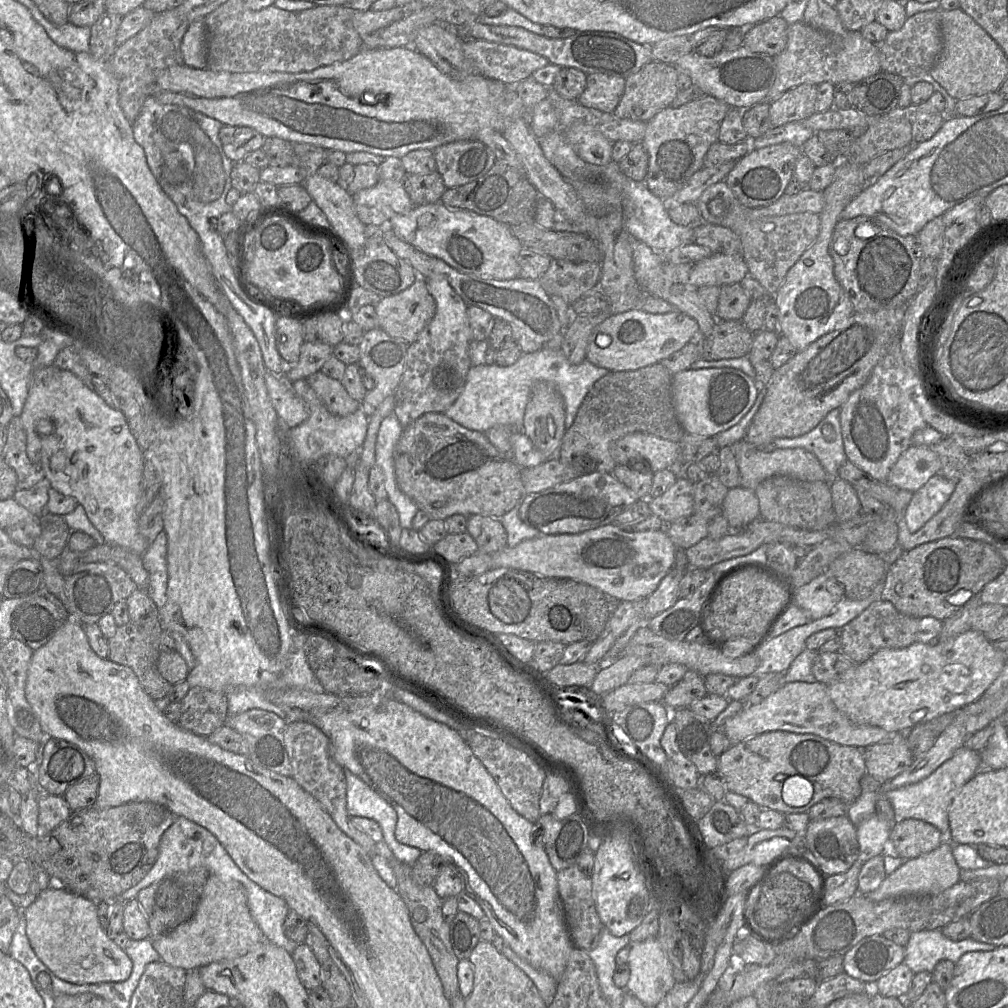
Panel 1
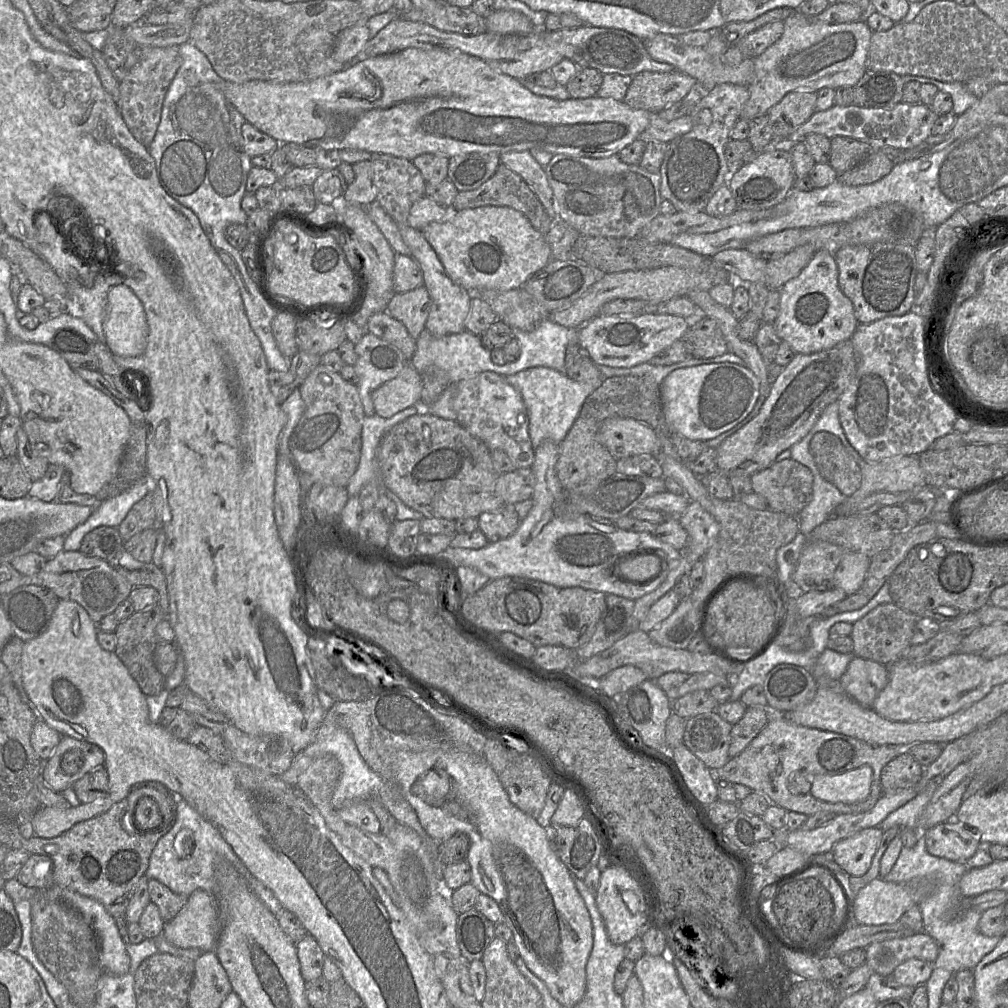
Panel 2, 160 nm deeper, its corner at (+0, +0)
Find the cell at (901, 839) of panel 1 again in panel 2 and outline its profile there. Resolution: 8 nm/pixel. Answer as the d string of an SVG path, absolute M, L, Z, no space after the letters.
M957 821L939 823L922 832L927 851L951 861L966 862L982 845Z

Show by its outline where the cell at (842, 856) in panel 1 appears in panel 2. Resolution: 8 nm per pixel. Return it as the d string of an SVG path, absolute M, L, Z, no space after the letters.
M866 828L837 842L831 850L835 862L850 876L864 875L870 868L884 831Z

